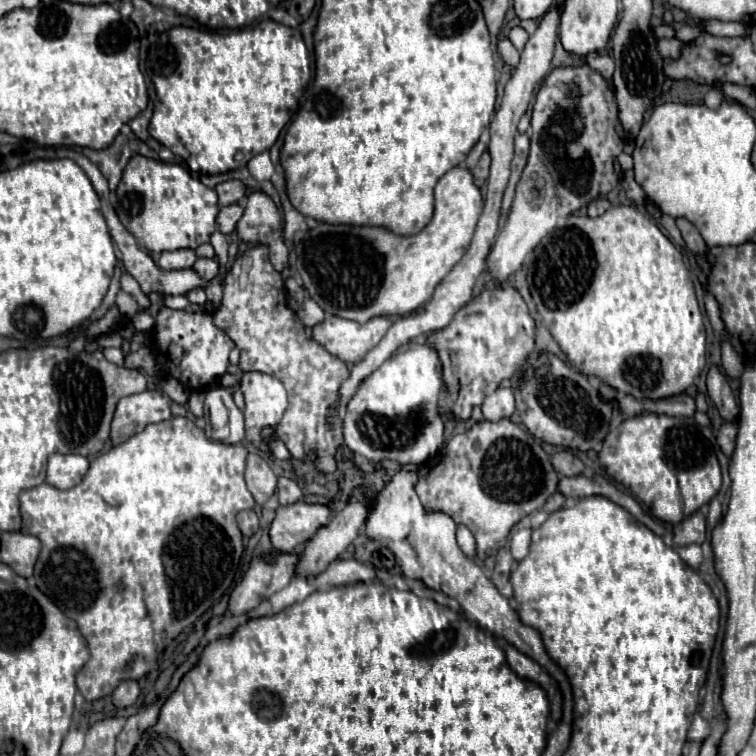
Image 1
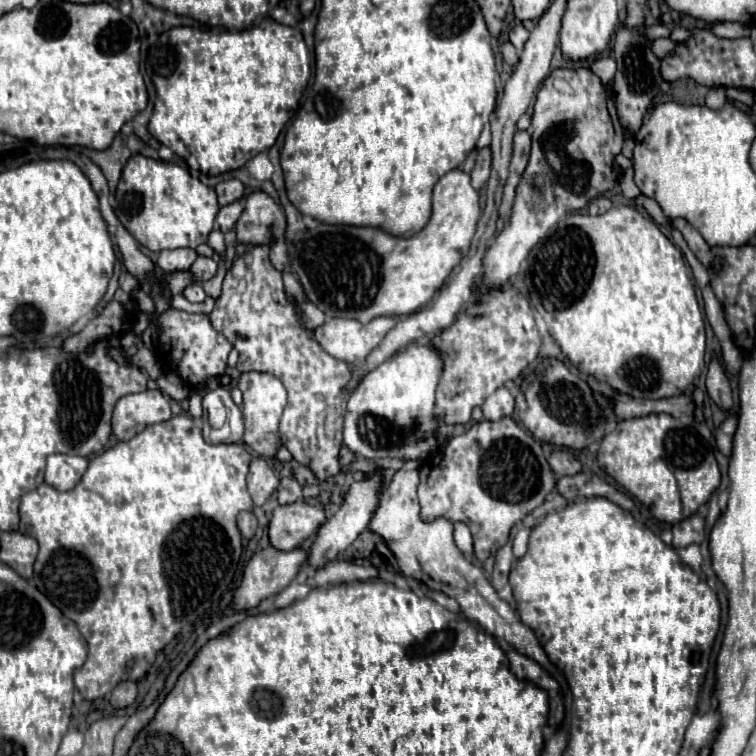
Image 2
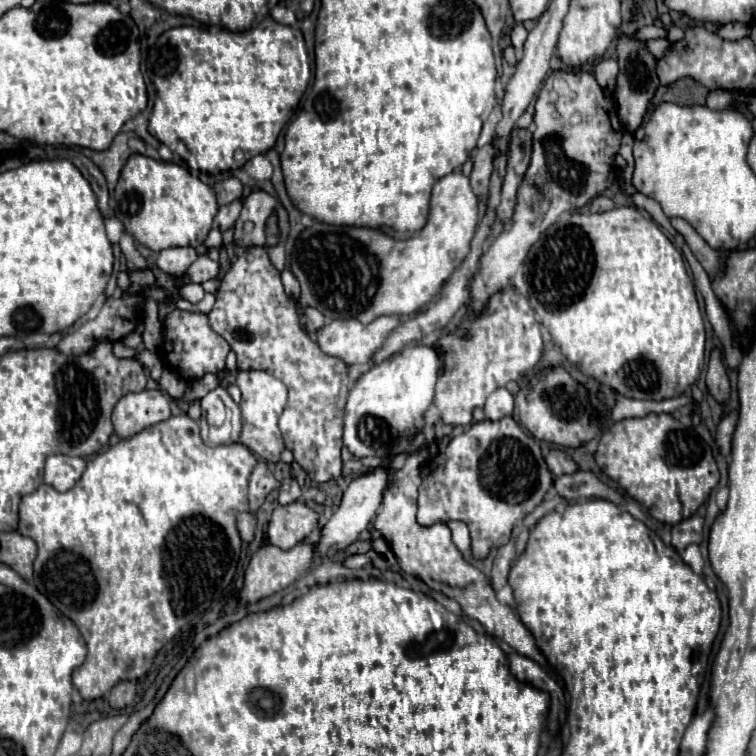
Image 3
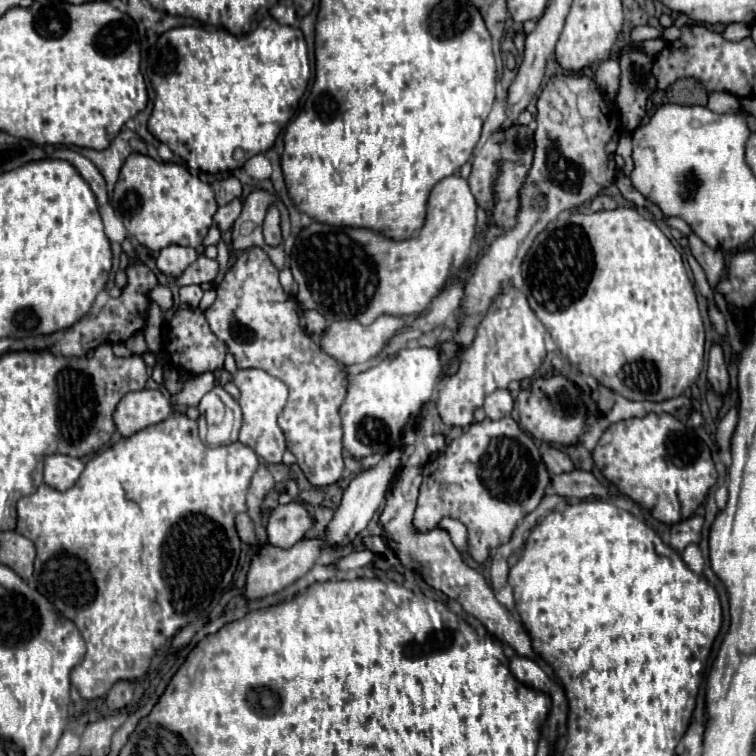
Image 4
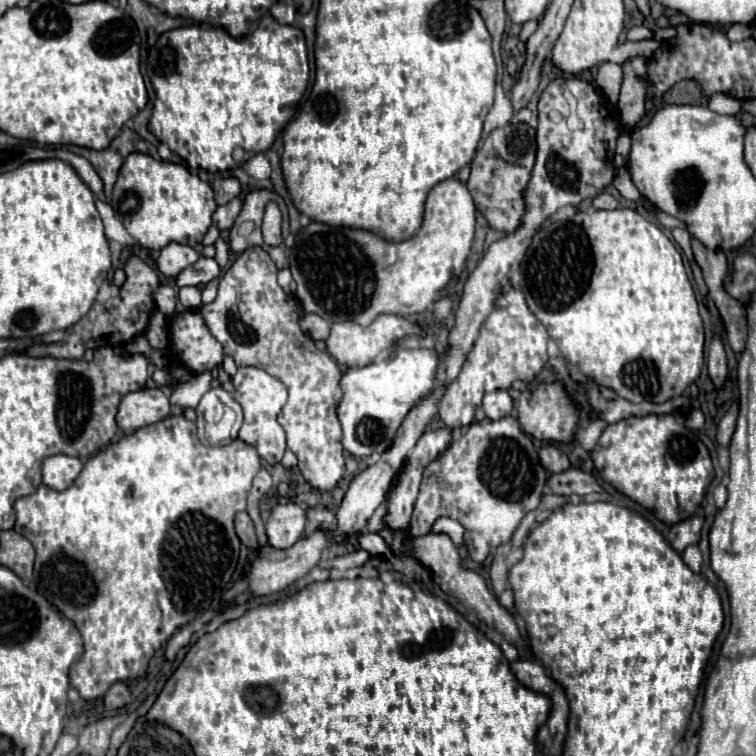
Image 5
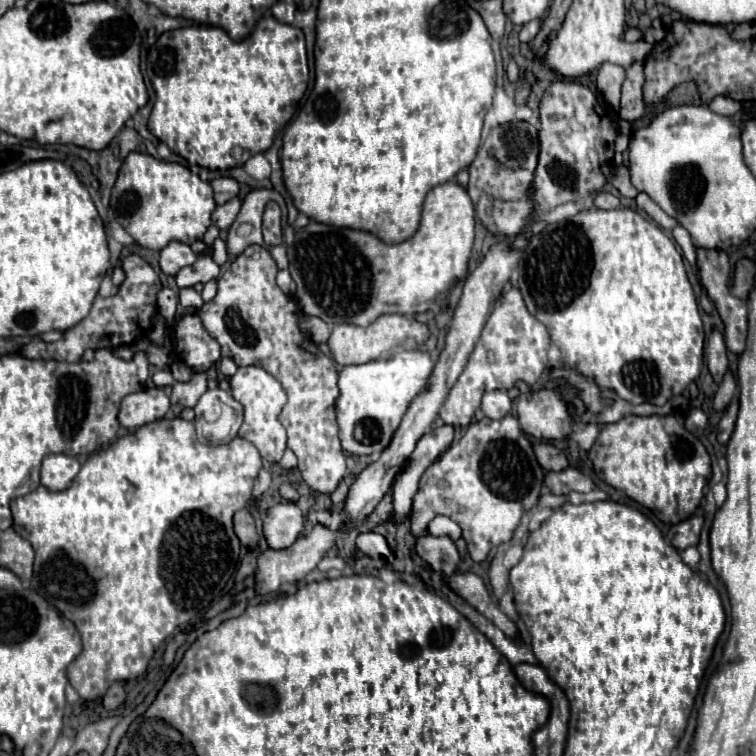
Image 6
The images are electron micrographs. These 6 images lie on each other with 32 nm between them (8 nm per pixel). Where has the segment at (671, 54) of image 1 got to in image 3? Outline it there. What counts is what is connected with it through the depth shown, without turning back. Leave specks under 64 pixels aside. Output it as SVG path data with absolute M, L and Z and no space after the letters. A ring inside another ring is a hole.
M660 38L660 40L648 40L648 52L652 52L654 58L660 58L664 54L664 50L668 50L670 42L666 38Z

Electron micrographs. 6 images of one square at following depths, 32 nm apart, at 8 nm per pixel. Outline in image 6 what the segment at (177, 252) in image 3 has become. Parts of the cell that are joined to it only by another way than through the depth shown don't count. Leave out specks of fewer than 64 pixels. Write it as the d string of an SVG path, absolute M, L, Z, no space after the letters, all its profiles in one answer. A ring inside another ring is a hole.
M172 240L162 252L160 252L160 268L164 274L174 276L180 268L194 264L198 254L192 252L188 244L180 244L178 240Z

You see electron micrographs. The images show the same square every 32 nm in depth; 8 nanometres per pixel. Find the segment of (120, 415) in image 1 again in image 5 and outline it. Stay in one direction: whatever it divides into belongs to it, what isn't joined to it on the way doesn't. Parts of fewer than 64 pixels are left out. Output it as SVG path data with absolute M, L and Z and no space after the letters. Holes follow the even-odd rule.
M144 388L122 398L116 420L122 432L130 434L142 426L164 420L170 414L170 402L160 388Z

